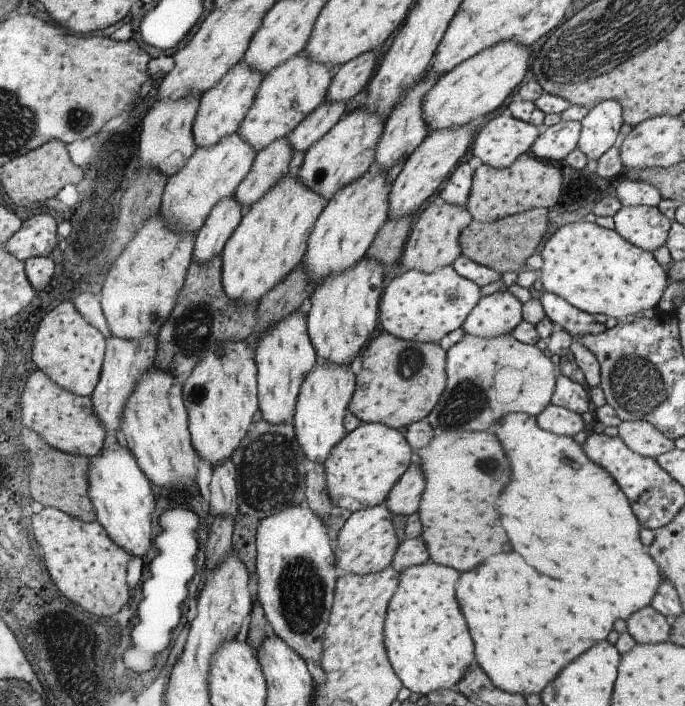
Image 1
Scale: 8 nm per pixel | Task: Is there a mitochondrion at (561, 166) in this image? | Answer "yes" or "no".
no

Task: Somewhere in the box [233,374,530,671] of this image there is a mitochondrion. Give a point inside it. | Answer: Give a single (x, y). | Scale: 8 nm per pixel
(270, 474)

